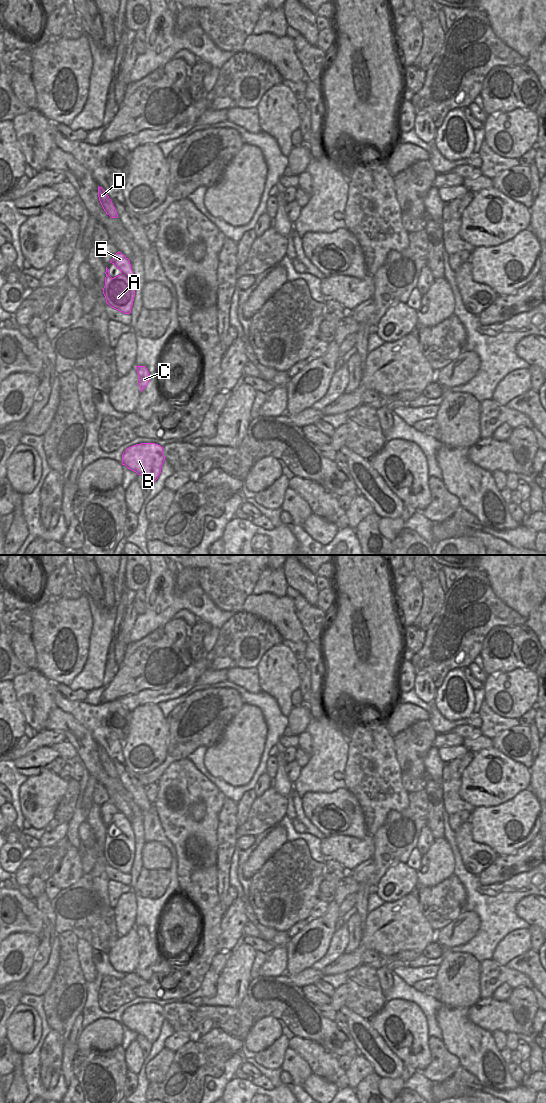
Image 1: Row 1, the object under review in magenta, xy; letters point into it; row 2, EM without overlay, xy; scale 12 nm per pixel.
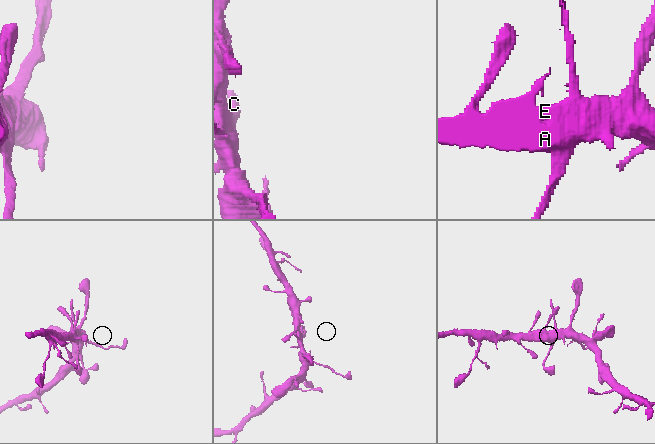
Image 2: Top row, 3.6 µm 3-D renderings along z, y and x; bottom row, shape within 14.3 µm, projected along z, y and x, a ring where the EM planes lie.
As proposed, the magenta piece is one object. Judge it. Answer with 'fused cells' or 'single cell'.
single cell

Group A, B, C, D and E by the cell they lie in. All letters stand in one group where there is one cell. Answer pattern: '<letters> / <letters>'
A B C D E

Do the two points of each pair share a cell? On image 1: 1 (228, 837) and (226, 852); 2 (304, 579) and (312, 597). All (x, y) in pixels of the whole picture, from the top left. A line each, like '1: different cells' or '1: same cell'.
1: same cell
2: same cell

